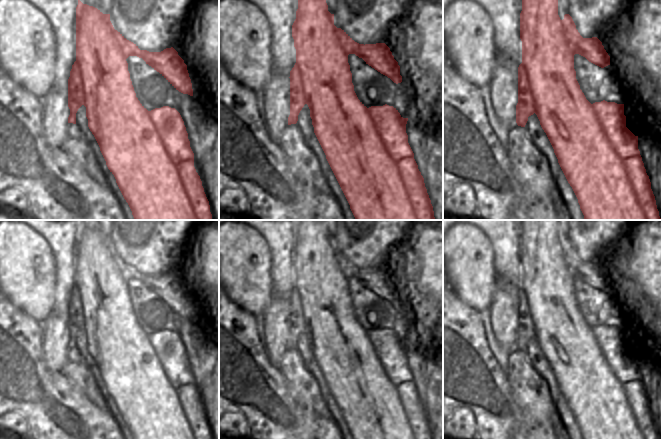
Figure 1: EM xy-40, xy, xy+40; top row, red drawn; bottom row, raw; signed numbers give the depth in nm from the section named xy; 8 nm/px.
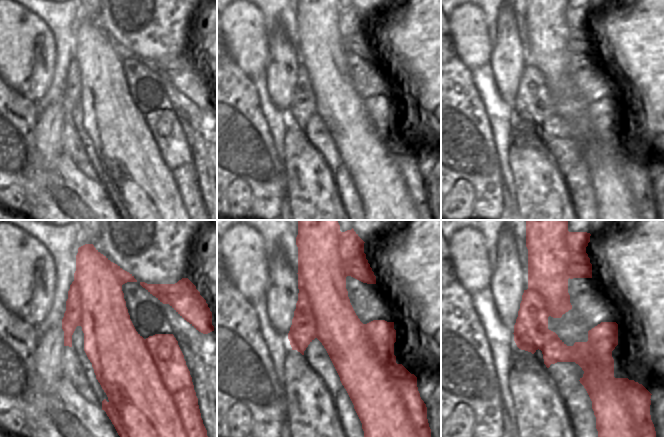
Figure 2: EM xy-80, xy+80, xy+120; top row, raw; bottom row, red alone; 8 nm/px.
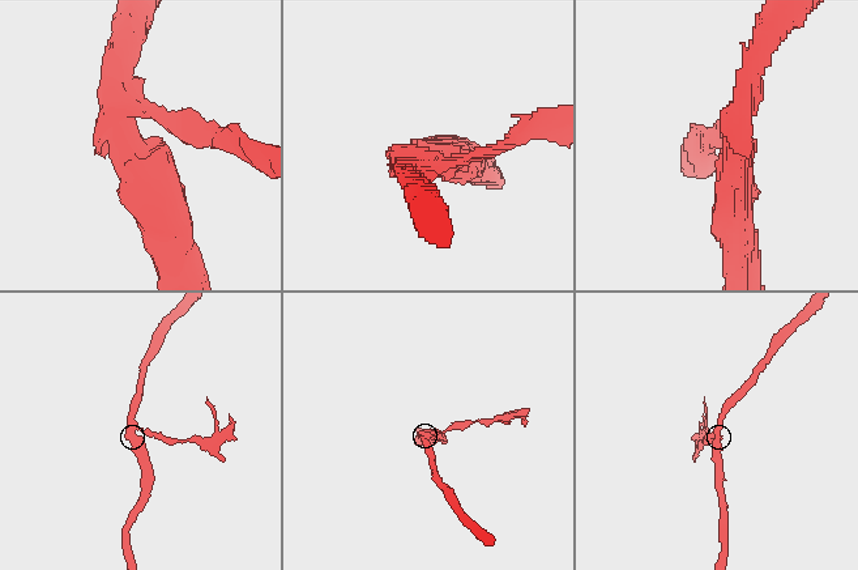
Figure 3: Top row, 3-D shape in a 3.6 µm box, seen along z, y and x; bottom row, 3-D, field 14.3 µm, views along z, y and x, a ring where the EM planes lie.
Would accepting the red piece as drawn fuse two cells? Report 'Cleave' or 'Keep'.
Cleave

